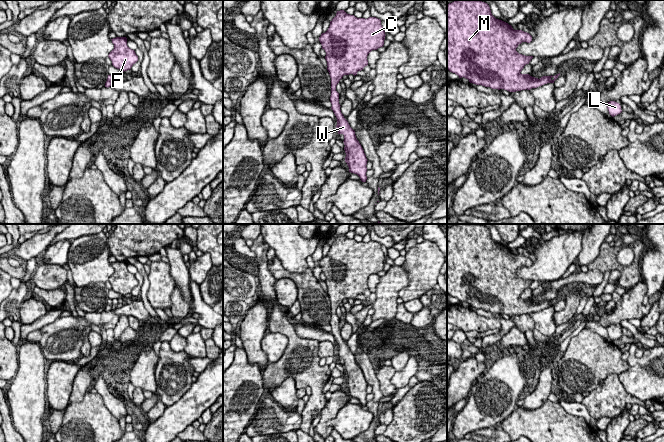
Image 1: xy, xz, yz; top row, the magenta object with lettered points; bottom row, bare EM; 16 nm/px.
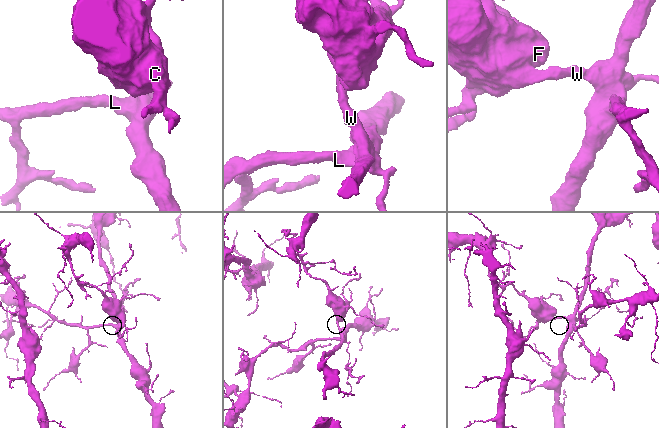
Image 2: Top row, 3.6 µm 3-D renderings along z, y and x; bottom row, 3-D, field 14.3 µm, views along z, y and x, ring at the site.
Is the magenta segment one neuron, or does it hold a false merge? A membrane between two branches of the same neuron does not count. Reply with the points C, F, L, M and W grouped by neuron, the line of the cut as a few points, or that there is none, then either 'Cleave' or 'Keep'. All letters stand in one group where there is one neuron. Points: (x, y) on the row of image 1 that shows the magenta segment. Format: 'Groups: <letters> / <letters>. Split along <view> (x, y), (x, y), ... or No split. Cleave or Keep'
Groups: C F L M W. No split. Keep

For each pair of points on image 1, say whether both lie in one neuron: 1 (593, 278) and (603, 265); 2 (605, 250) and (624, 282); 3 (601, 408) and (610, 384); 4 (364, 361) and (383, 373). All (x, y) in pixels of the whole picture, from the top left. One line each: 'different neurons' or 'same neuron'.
1: different neurons
2: same neuron
3: same neuron
4: different neurons

